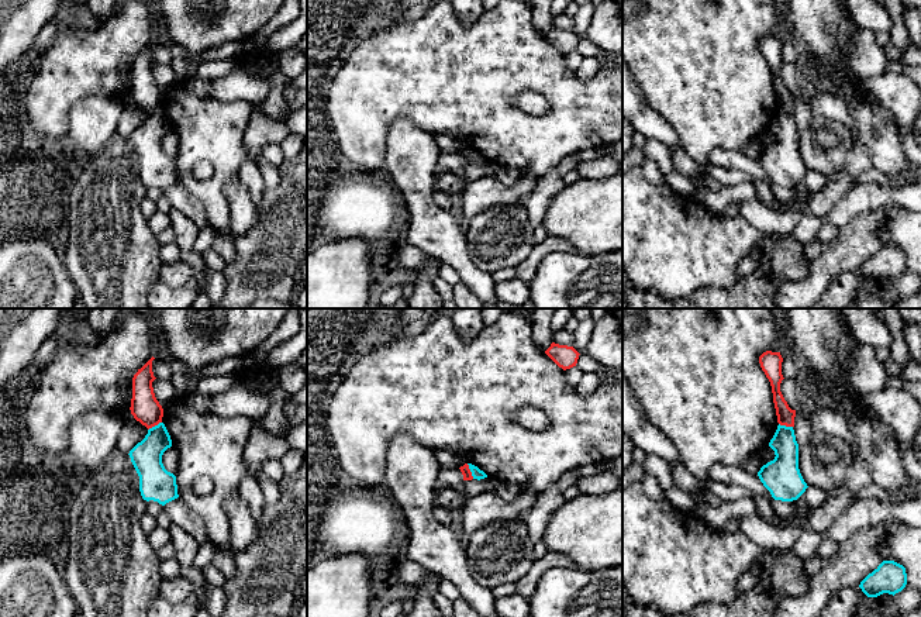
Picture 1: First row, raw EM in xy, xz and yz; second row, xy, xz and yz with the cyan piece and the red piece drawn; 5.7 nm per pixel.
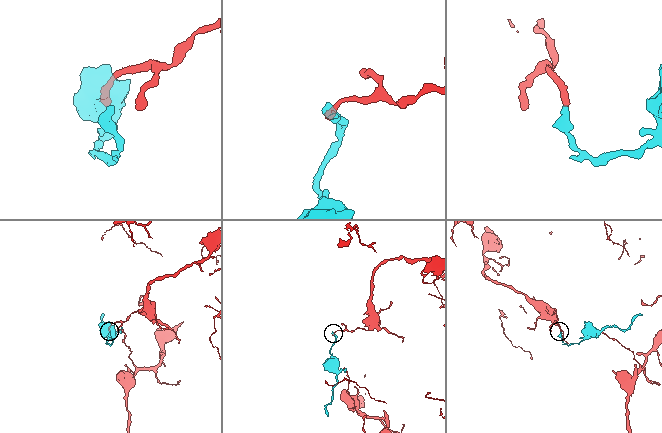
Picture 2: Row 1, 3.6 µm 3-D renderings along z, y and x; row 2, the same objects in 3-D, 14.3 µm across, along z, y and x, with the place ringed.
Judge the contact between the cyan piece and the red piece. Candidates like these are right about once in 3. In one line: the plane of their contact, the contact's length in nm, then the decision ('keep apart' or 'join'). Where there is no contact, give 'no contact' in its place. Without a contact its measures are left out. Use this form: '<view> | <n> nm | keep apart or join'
xz | 100 nm | keep apart

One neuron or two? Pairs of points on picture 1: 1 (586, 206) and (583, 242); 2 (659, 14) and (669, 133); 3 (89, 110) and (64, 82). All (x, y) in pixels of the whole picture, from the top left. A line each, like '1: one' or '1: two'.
1: one
2: two
3: two

